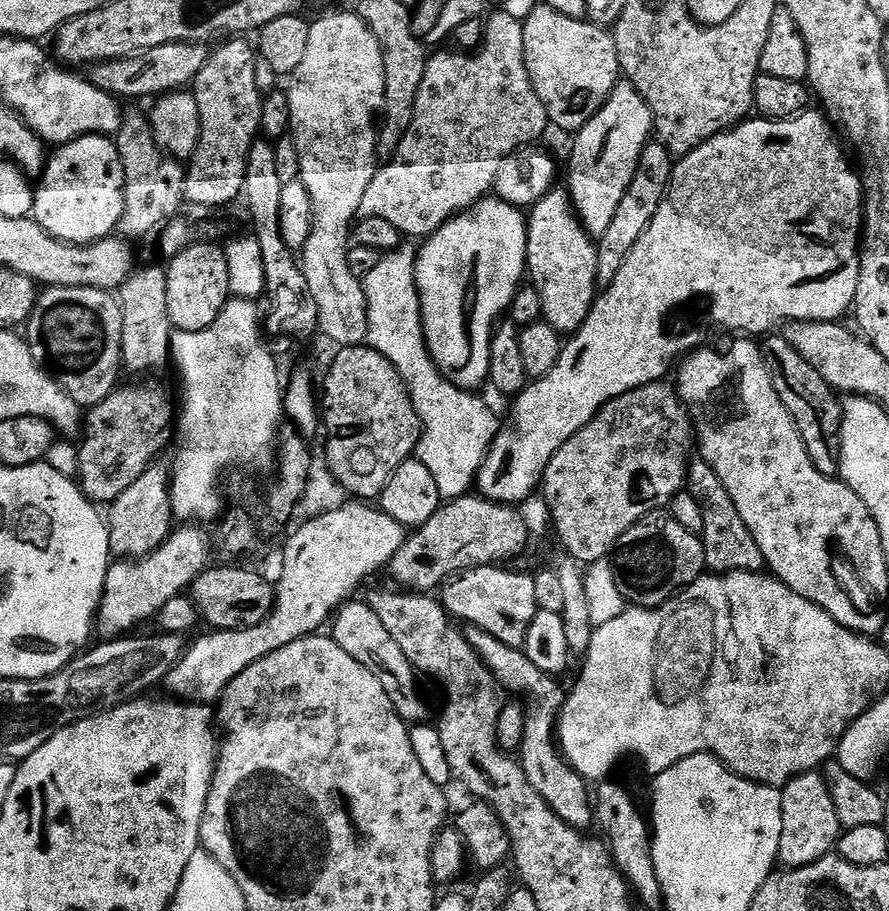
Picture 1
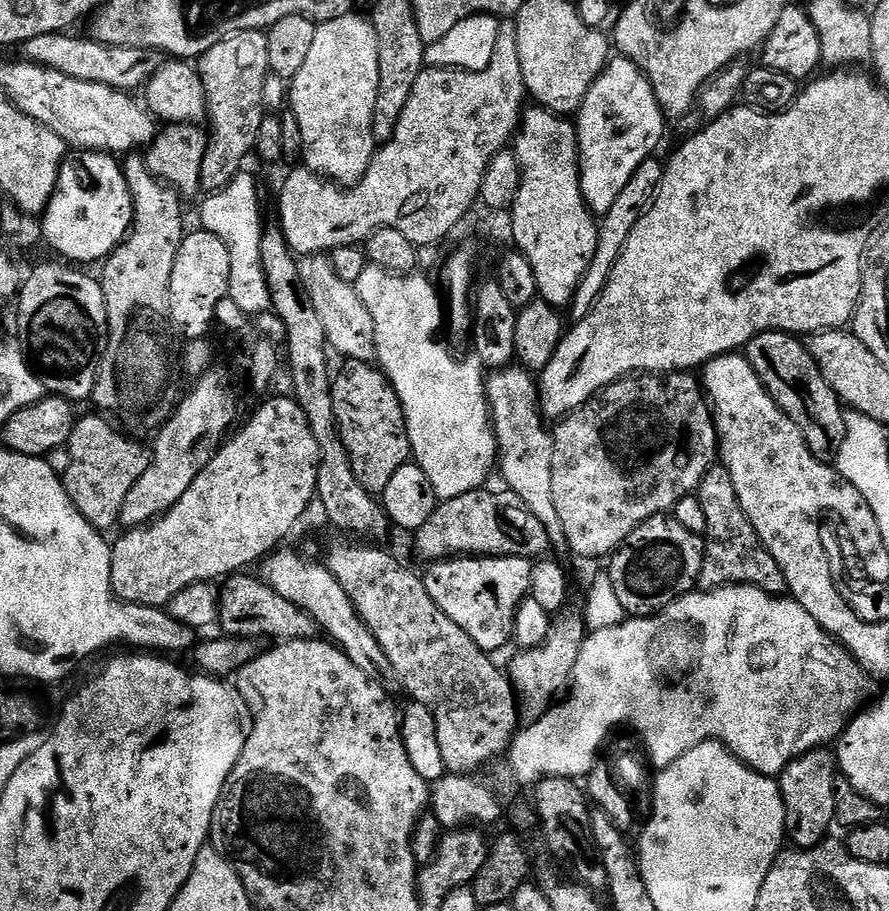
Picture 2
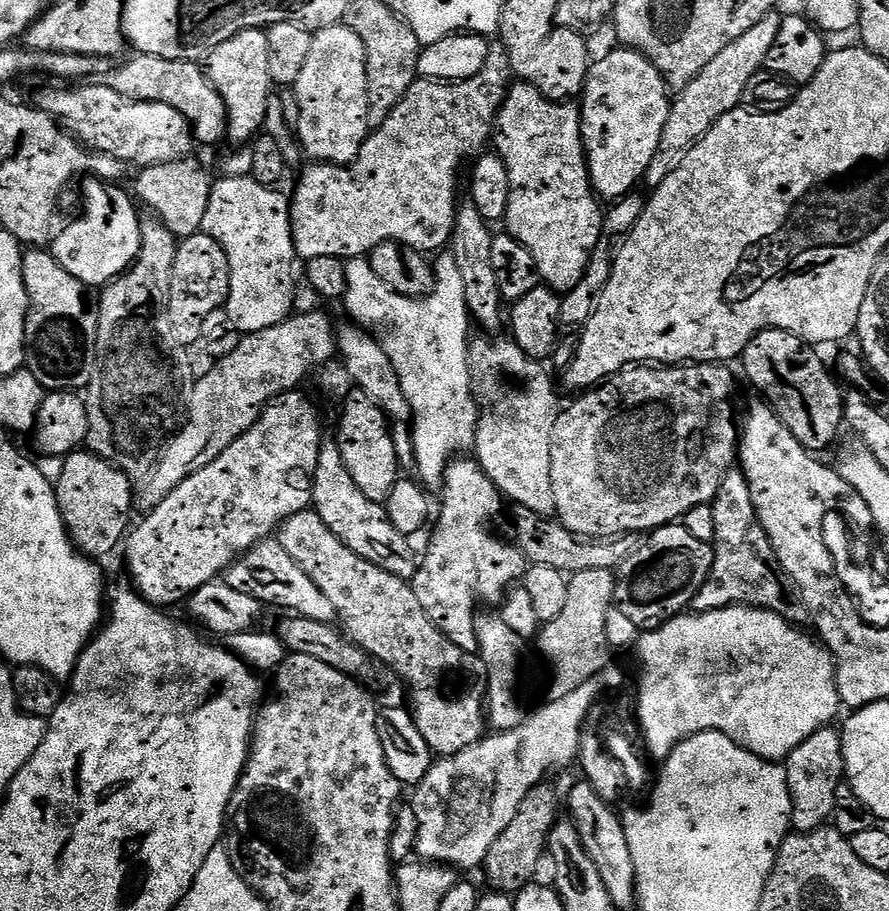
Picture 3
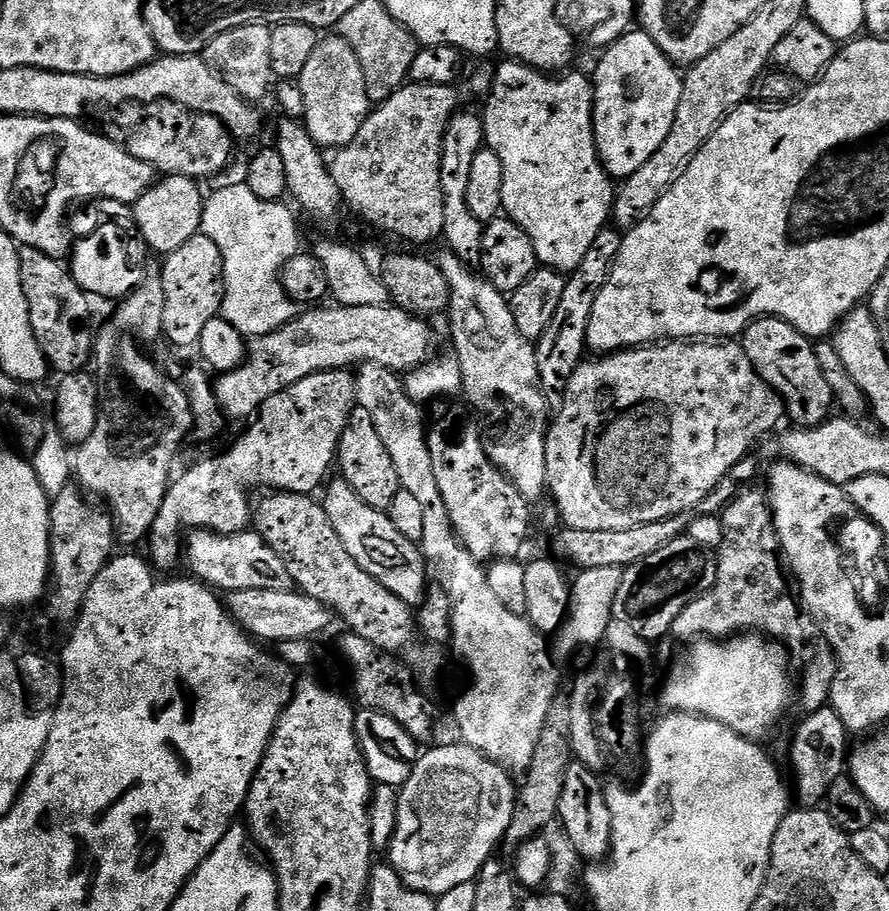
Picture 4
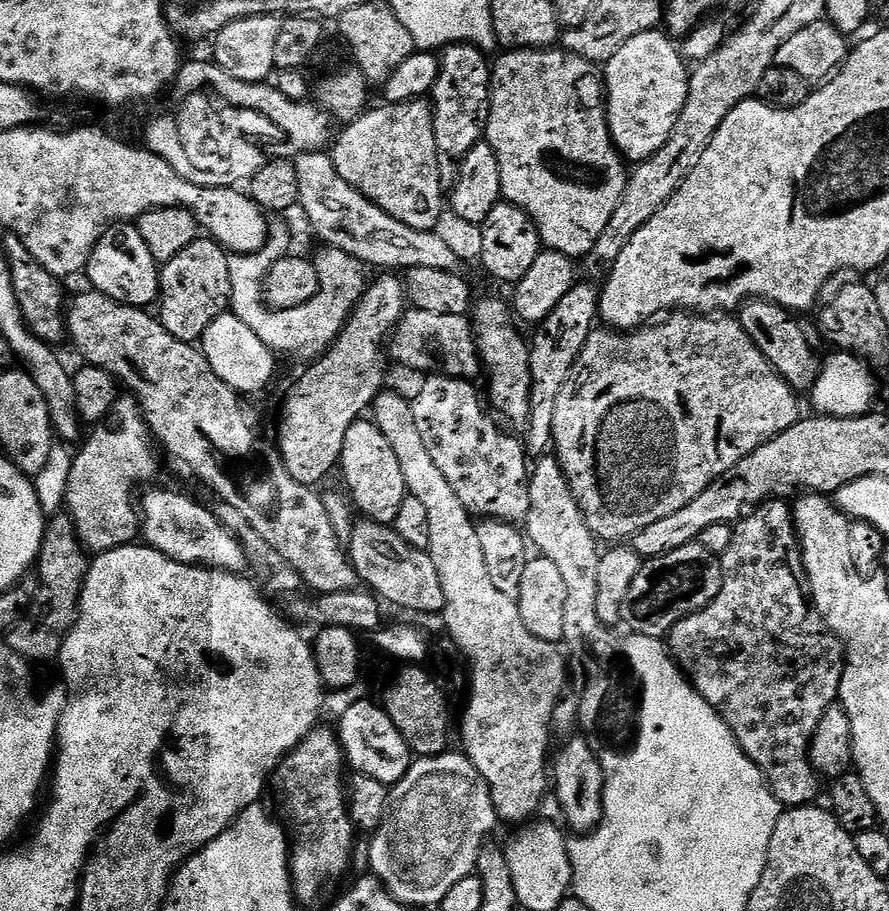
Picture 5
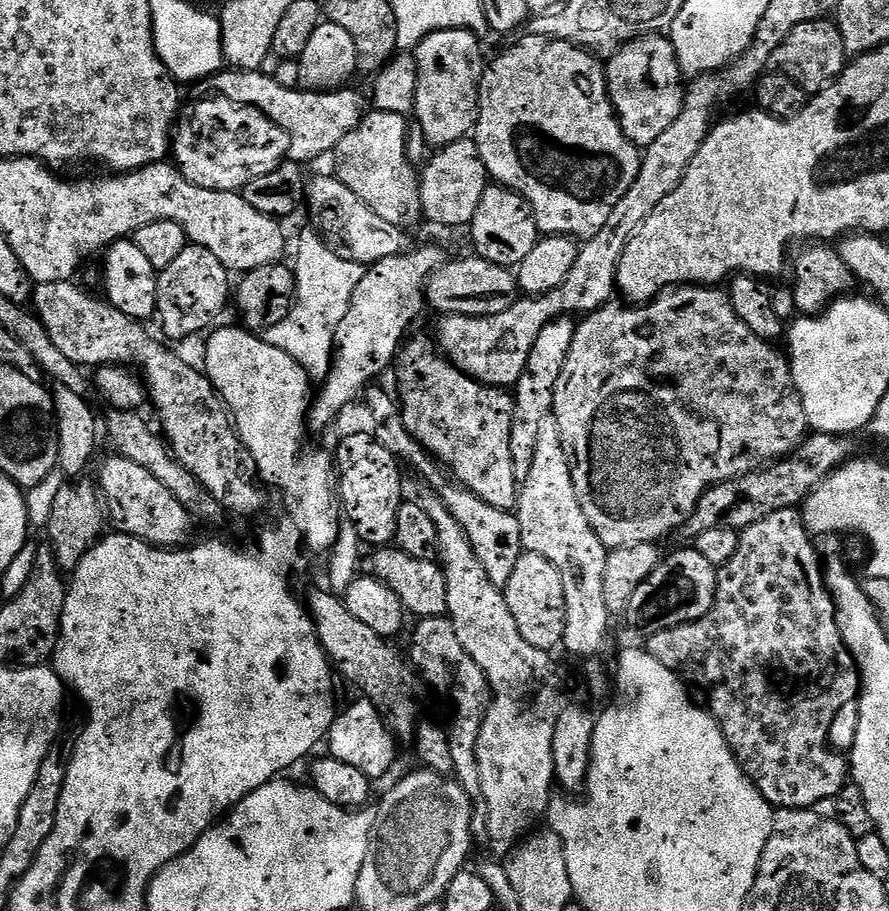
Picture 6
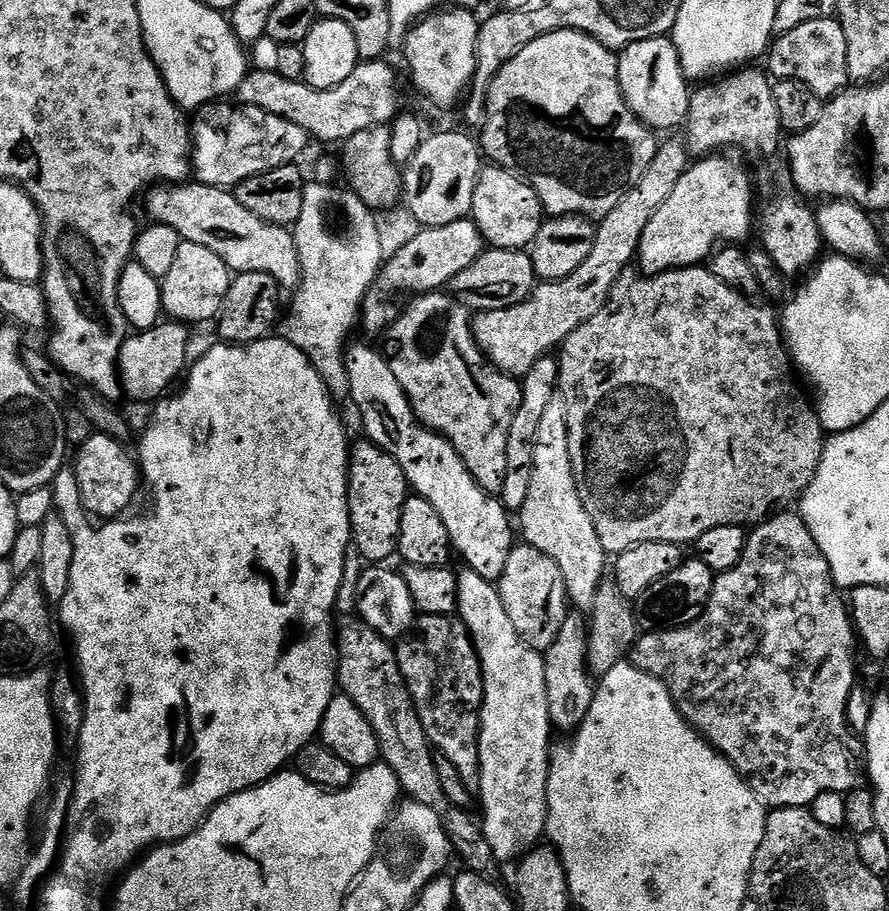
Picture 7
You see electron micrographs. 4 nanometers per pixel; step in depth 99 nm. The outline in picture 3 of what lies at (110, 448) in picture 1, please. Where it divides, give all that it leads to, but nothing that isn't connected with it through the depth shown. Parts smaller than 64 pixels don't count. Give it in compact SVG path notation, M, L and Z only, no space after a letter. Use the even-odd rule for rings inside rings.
M77 450L64 457L62 478L54 486L58 510L69 537L89 557L101 558L121 547L122 541L130 531L128 515L134 508L133 477L123 467L99 456L91 450Z

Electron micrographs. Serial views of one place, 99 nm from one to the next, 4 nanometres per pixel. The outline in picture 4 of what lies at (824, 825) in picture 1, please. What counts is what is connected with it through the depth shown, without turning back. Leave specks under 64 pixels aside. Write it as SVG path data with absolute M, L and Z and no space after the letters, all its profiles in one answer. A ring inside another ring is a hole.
M825 706L817 712L807 713L805 720L796 728L796 737L792 740L792 772L796 775L794 792L800 795L799 803L804 806L820 806L828 799L830 786L840 776L845 775L850 760L848 739L850 733L835 708Z

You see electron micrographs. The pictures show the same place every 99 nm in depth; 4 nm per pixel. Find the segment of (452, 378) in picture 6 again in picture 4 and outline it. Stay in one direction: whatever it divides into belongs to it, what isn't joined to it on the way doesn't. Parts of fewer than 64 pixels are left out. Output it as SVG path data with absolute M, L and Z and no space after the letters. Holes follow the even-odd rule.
M467 403L452 404L449 408L440 408L436 412L436 425L427 429L428 449L430 450L430 462L434 462L434 479L438 481L438 490L442 490L442 500L446 502L446 510L450 510L450 520L456 528L456 537L464 543L464 548L470 550L472 557L481 562L491 562L494 560L511 560L519 557L520 551L524 548L524 539L528 536L528 527L532 524L532 508L527 496L521 494L518 486L512 484L511 478L488 457L484 449L484 438L482 435L482 424L479 419L470 411Z

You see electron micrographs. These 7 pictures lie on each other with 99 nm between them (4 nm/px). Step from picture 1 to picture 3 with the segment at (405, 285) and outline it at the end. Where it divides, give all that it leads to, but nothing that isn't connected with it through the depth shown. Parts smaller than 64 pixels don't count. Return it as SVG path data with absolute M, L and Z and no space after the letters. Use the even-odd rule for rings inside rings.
M353 258L345 263L346 284L342 303L344 308L349 312L351 319L358 324L370 329L377 340L380 347L386 350L386 354L390 358L390 362L394 366L394 370L398 374L398 382L402 382L402 394L406 394L406 402L410 402L412 407L412 453L414 455L414 468L420 471L419 479L422 481L423 487L428 490L436 490L444 483L444 472L448 469L448 465L453 459L461 454L467 453L475 445L476 431L479 428L479 412L476 406L476 400L473 398L472 379L469 376L469 360L468 345L470 343L470 326L472 327L472 319L469 314L469 308L466 306L466 289L463 285L462 275L455 275L453 288L437 287L434 294L429 294L423 298L418 296L403 296L394 290L390 290L390 286L386 286L386 282L382 282L382 278L378 278L378 274L374 274L374 270L370 266L367 258Z

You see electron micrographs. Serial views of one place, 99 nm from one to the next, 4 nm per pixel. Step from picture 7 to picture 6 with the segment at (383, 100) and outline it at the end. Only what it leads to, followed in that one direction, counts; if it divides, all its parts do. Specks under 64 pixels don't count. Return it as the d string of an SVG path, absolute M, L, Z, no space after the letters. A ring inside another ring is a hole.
M221 70L211 77L210 84L217 88L225 100L256 108L264 112L279 128L286 130L292 140L291 159L304 166L307 160L335 153L338 142L360 125L366 115L366 100L351 86L339 87L333 91L301 91L300 88L278 86L275 75L267 71L241 72Z

